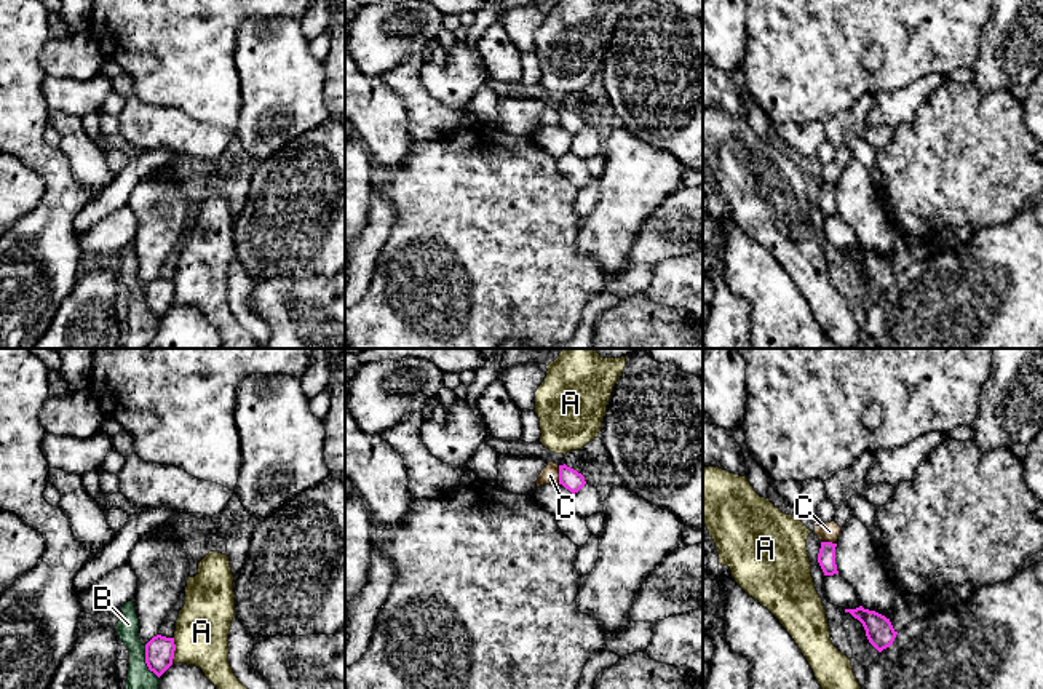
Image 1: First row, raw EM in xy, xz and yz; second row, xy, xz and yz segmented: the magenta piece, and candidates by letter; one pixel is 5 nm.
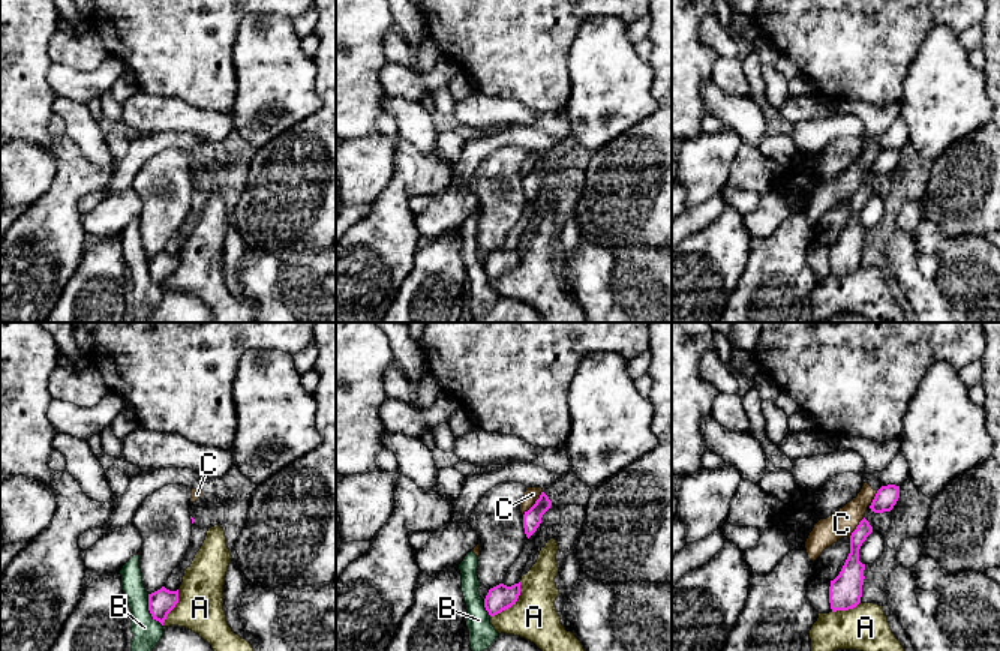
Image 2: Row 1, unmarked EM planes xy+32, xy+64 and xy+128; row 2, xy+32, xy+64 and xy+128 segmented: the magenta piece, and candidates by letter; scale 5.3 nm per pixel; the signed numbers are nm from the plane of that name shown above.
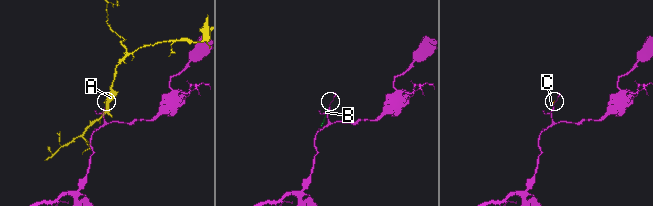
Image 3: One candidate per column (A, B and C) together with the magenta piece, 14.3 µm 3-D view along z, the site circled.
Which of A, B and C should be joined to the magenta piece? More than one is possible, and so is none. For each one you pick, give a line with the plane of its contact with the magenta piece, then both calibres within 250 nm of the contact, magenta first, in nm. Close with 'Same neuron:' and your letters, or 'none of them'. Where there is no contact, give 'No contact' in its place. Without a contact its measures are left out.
Same neuron: none of them

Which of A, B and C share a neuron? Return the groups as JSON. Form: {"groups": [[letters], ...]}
{"groups": [["A"], ["B", "C"]]}

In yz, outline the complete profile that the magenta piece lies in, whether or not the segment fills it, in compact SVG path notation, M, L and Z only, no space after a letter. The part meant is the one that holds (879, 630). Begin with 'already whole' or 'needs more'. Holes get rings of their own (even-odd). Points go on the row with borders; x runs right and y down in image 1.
already whole; M863 606L856 609L845 609L845 612L850 612L855 619L863 623L869 643L878 652L893 644L898 631L893 628L890 619L875 611L864 609Z

